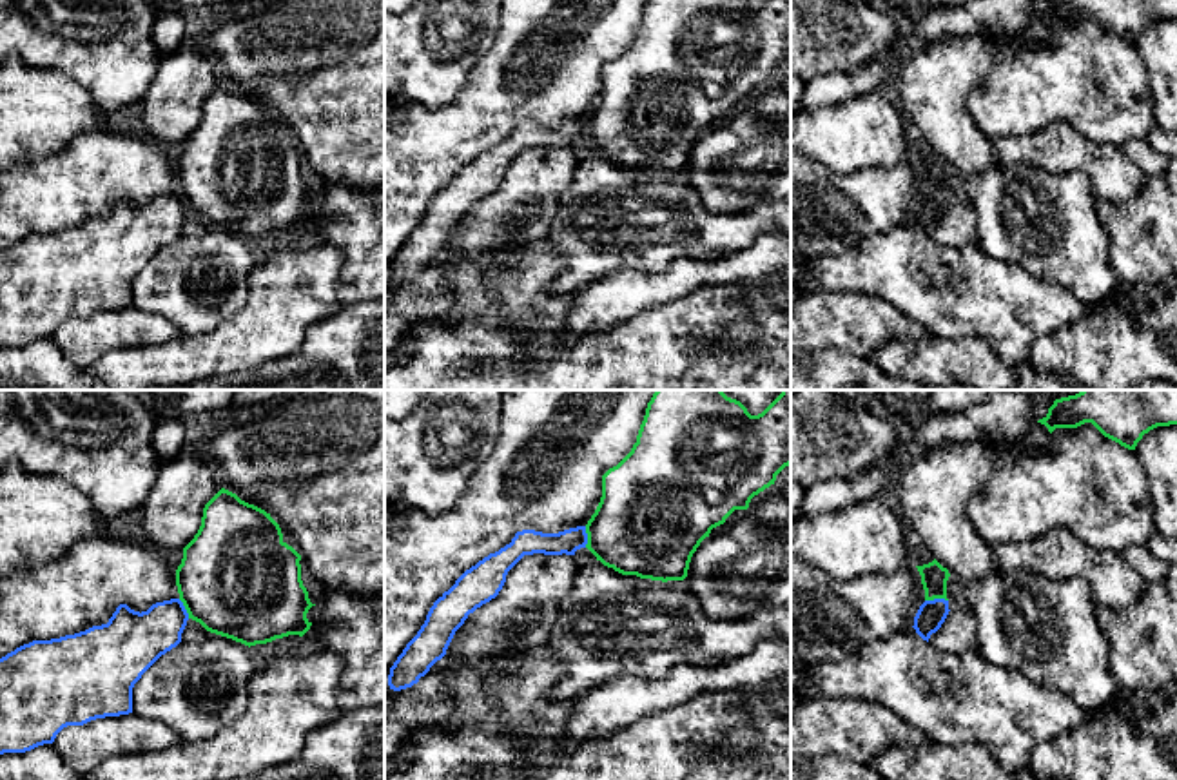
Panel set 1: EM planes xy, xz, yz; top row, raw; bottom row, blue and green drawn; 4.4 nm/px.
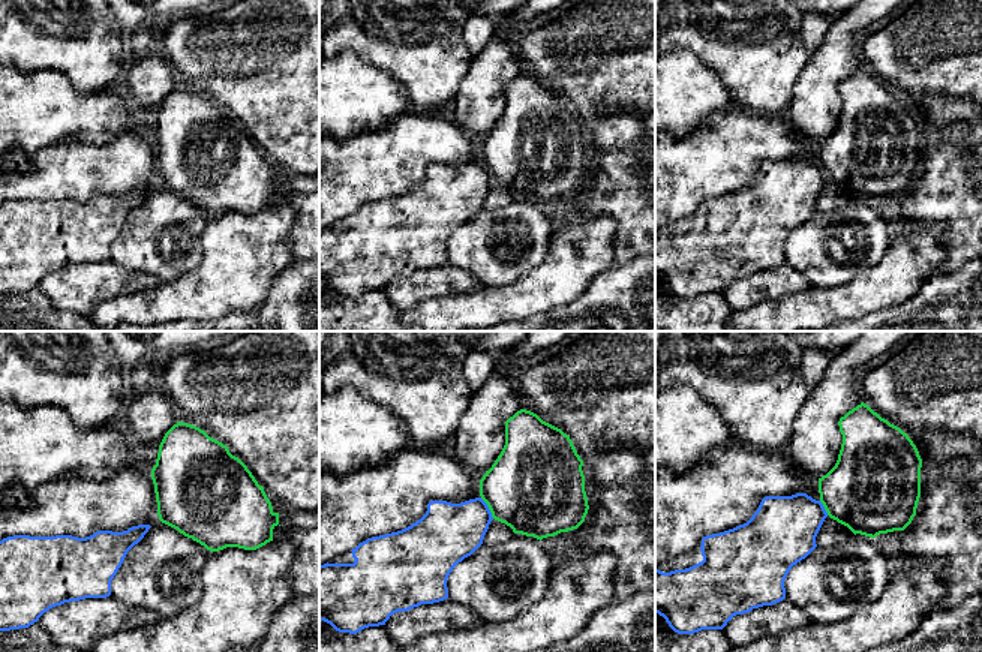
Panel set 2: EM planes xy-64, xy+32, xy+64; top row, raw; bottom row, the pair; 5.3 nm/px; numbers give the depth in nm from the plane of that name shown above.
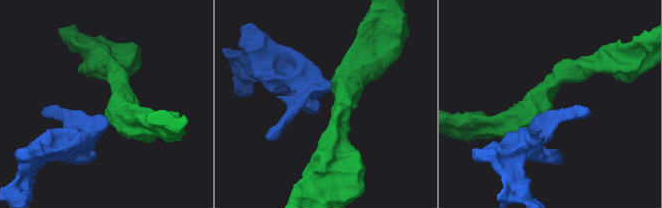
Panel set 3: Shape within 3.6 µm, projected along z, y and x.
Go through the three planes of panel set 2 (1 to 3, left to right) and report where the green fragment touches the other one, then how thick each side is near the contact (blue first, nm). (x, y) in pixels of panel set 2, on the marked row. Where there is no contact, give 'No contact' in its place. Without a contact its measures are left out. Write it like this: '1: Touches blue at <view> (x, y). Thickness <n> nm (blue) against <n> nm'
1: No contact
2: Touches blue at xy+32 (488, 508). Thickness 320 nm (blue) against 460 nm
3: Touches blue at xy+64 (823, 508). Thickness 360 nm (blue) against 440 nm

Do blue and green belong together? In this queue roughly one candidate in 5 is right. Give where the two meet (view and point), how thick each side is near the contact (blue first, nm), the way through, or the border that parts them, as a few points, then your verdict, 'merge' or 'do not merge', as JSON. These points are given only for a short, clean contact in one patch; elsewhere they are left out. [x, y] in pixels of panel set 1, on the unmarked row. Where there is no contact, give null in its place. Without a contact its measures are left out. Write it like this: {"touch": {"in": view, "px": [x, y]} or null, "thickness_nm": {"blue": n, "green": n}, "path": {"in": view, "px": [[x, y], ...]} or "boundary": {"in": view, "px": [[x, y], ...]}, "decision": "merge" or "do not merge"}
{"touch": {"in": "yz", "px": [936, 193]}, "thickness_nm": {"blue": 120, "green": 120}, "boundary": {"in": "yz", "px": [[947, 193], [925, 194]]}, "decision": "do not merge"}

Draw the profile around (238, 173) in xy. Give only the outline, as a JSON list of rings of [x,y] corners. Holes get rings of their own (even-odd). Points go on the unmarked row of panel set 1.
[[[221,82],[203,102],[201,120],[183,141],[176,180],[189,212],[207,225],[245,239],[288,229],[303,230],[312,200],[301,174],[301,149],[283,134],[279,118],[265,103]]]

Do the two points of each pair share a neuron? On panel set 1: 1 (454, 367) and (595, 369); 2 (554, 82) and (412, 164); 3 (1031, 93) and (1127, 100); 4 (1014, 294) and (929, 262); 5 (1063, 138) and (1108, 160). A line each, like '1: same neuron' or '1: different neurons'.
1: same neuron
2: same neuron
3: same neuron
4: same neuron
5: same neuron

